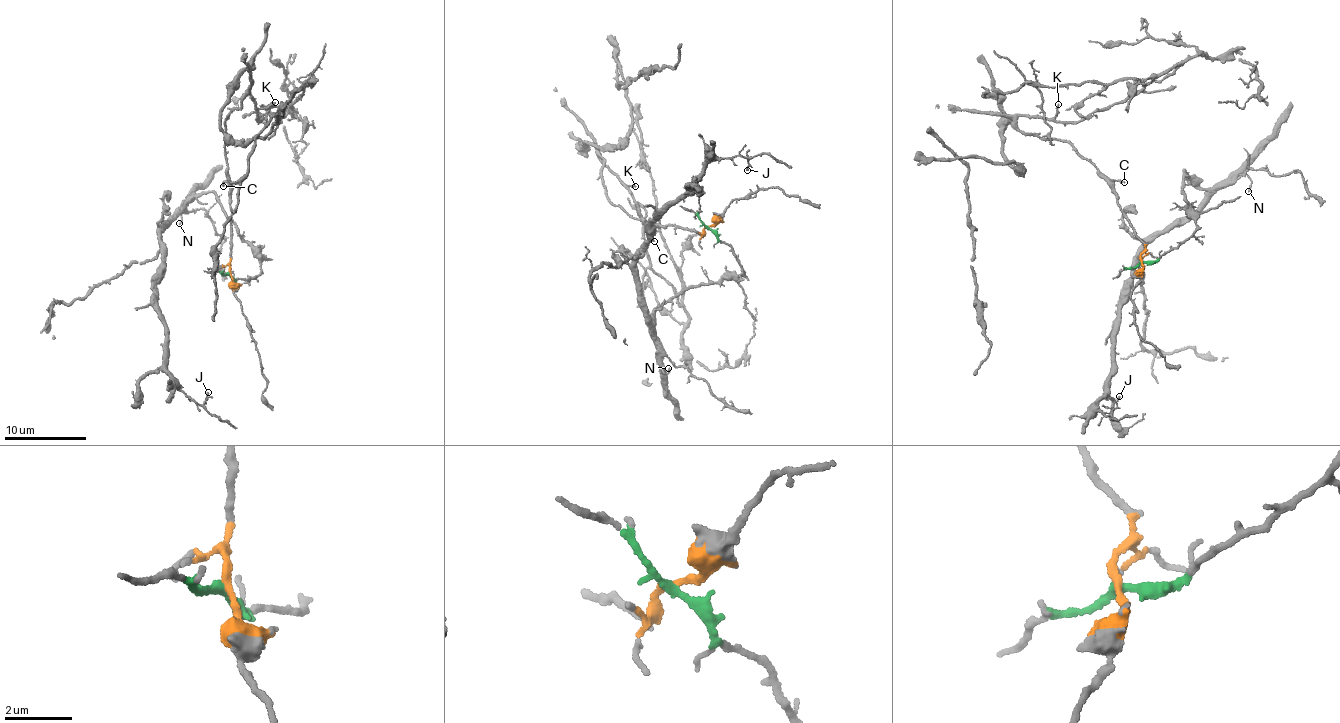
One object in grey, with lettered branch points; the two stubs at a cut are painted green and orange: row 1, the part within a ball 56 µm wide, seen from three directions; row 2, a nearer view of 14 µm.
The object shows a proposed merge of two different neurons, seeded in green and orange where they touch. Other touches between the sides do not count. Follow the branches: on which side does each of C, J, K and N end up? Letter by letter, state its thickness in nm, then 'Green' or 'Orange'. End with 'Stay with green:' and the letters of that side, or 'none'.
C: Thickness 160 nm. Orange
J: Thickness 140 nm. Green
K: Thickness 160 nm. Orange
N: Thickness 150 nm. Green
Stay with green: J, N

